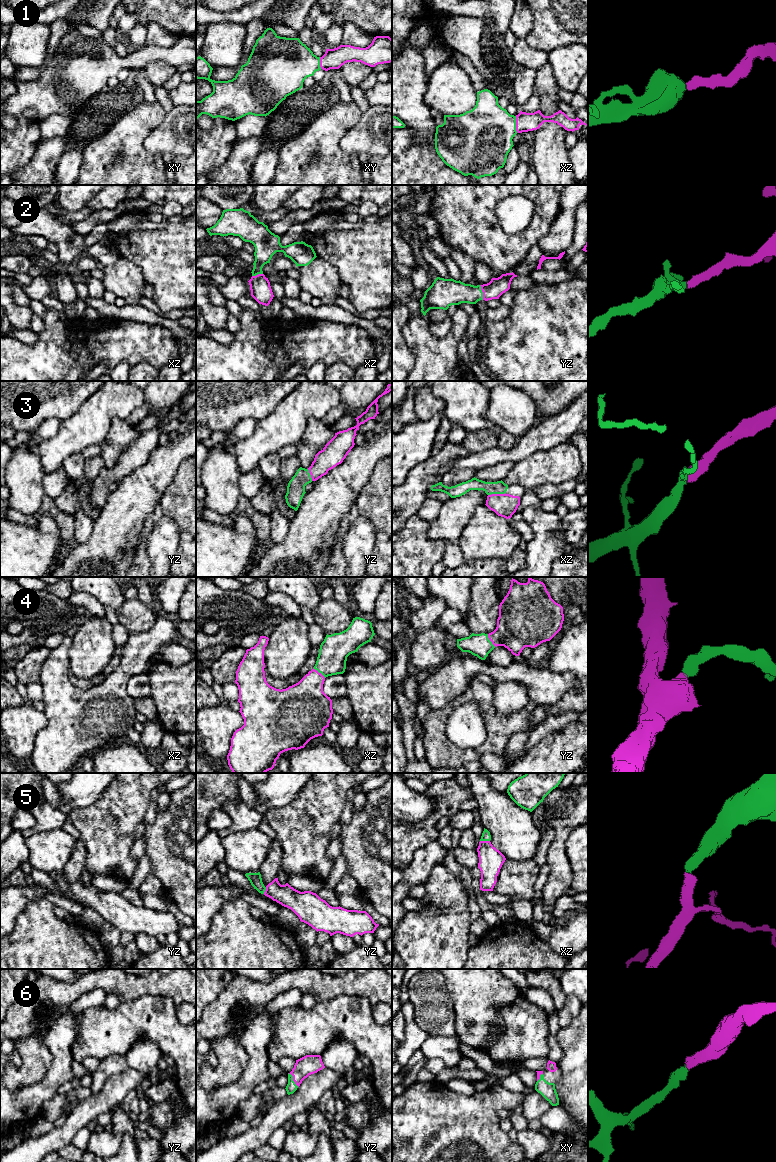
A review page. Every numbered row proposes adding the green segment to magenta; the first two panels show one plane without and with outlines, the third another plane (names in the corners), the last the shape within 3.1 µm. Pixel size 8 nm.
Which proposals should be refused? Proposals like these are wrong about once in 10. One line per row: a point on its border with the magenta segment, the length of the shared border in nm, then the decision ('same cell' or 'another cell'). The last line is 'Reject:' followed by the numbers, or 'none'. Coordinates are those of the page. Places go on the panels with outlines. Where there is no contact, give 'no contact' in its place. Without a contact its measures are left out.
1: xz (516, 124) | 140 nm | same cell
2: yz (482, 291) | 120 nm | same cell
3: xz (496, 494) | 150 nm | same cell
4: yz (490, 640) | 120 nm | same cell
5: xz (485, 841) | 80 nm | same cell
6: yz (293, 1079) | 140 nm | same cell
Reject: none

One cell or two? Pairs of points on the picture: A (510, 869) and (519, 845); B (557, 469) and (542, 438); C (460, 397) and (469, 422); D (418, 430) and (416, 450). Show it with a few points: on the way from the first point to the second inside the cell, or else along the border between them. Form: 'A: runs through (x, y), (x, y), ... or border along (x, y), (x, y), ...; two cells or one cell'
A: border along (506, 858), (520, 862), (532, 860); two cells
B: border along (569, 441), (542, 448), (526, 458); two cells
C: runs through (465, 403), (468, 416); one cell
D: runs through (418, 435), (416, 445); one cell

